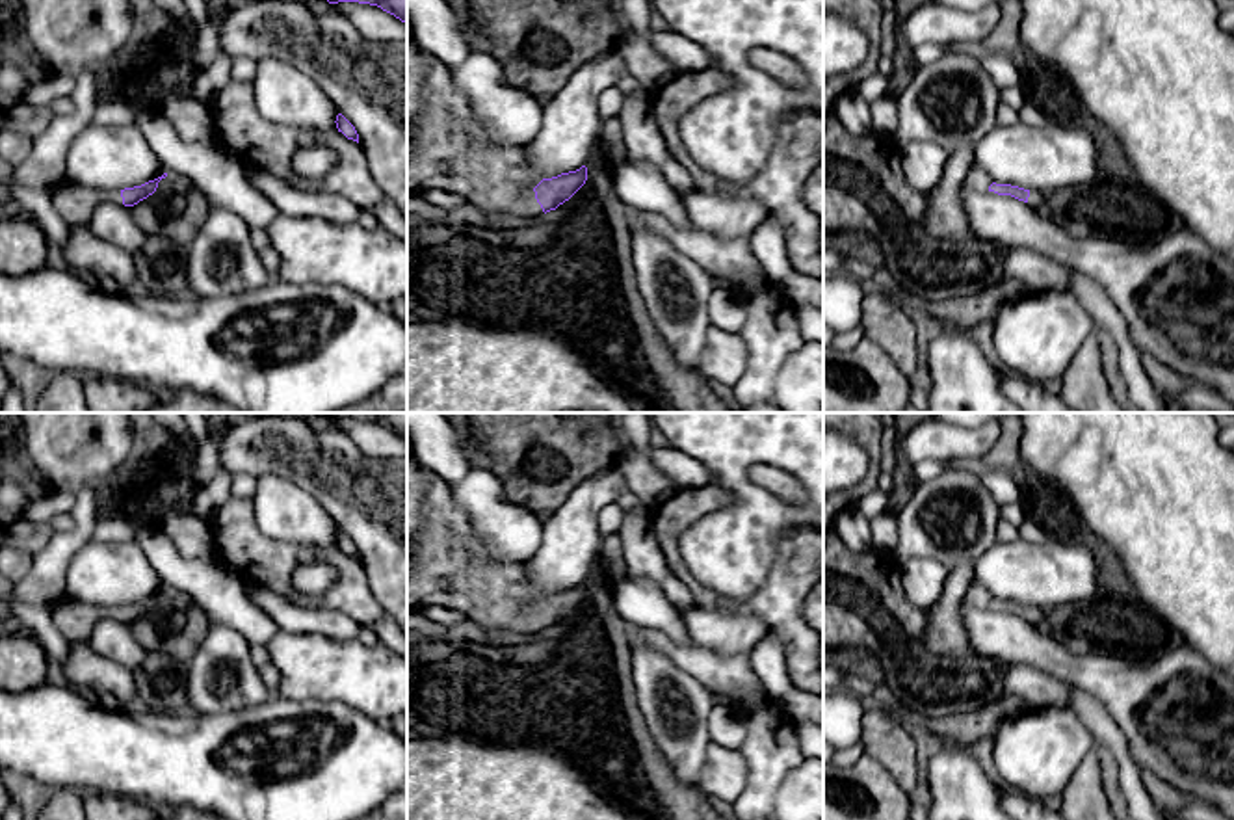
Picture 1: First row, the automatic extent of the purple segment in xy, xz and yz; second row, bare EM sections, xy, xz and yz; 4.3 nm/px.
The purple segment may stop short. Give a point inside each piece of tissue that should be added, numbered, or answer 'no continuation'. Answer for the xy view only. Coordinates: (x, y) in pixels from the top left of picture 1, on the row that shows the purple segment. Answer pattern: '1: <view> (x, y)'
1: xy (75, 203)

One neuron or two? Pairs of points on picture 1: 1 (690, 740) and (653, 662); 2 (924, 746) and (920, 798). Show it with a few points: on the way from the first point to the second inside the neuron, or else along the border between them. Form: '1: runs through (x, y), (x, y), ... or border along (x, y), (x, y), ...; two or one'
1: runs through (677, 722), (677, 714), (662, 700), (658, 681); one
2: runs through (924, 759), (922, 785); one

